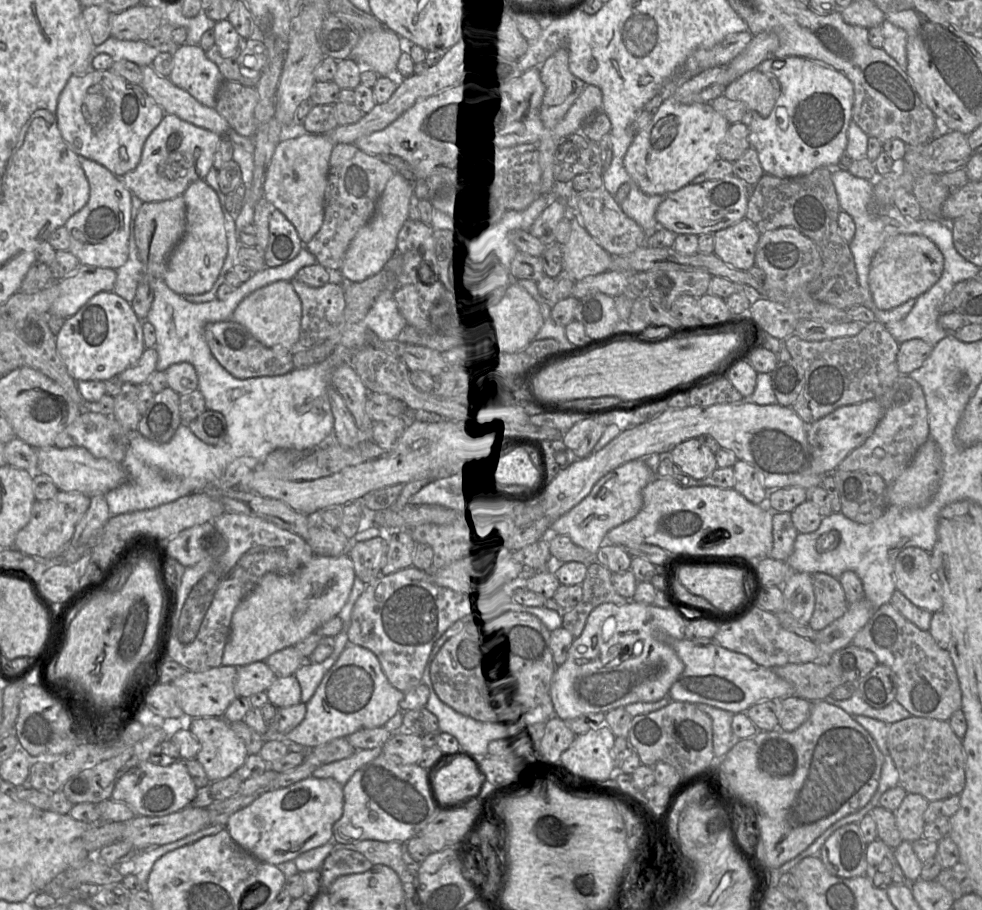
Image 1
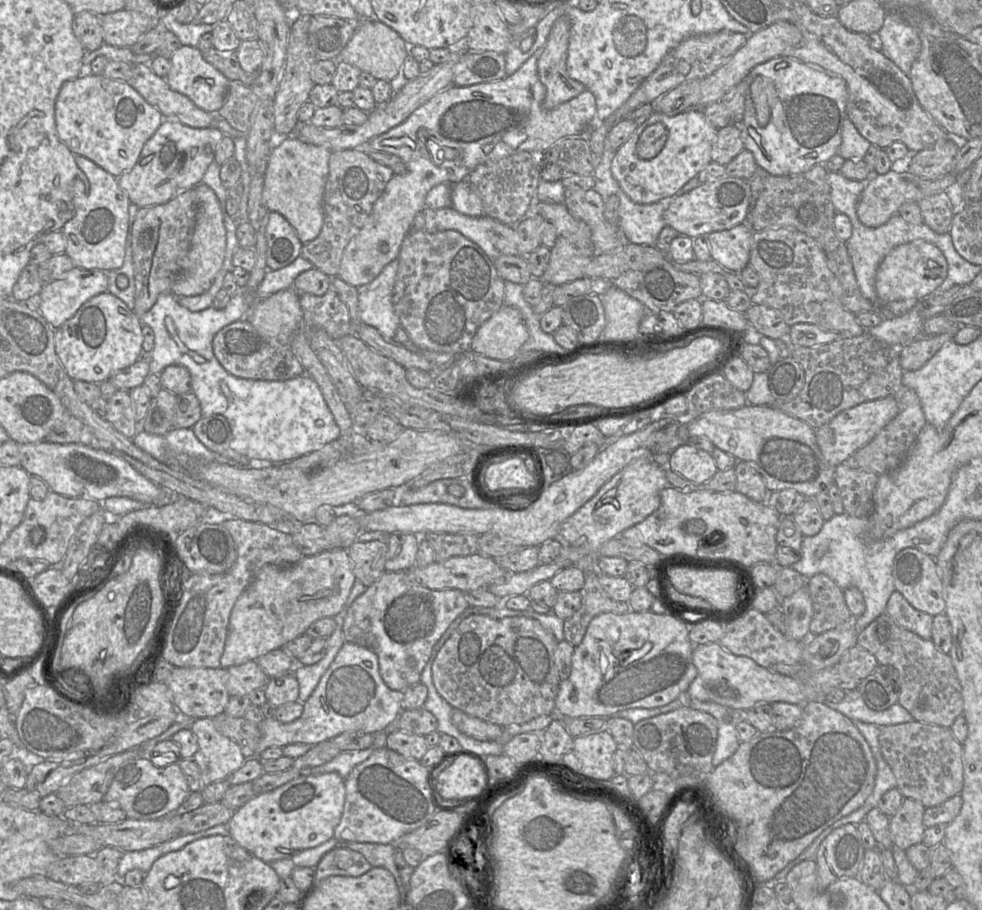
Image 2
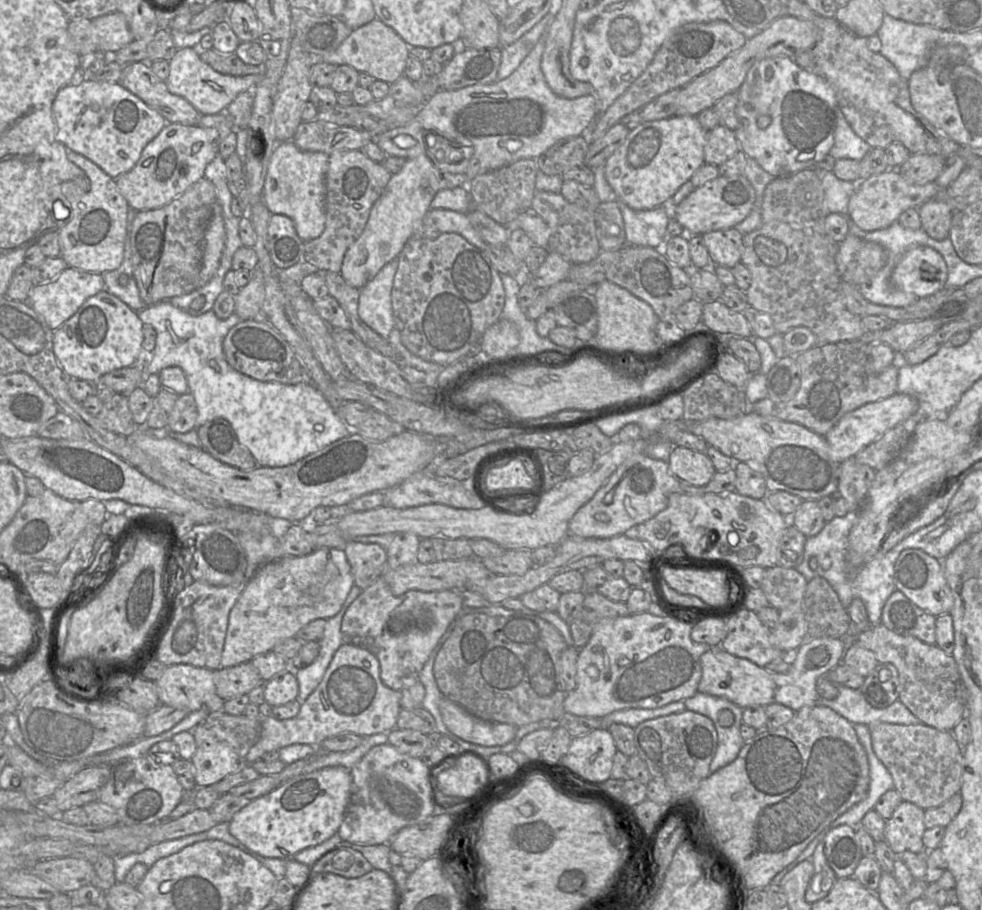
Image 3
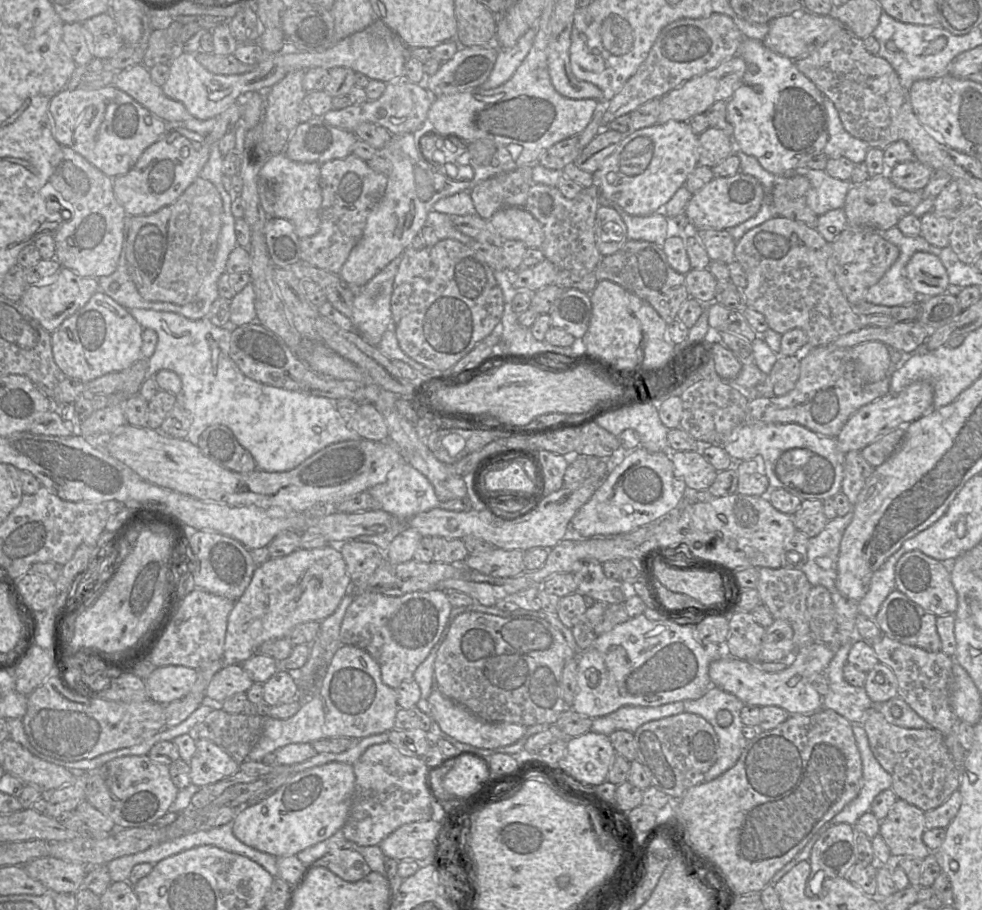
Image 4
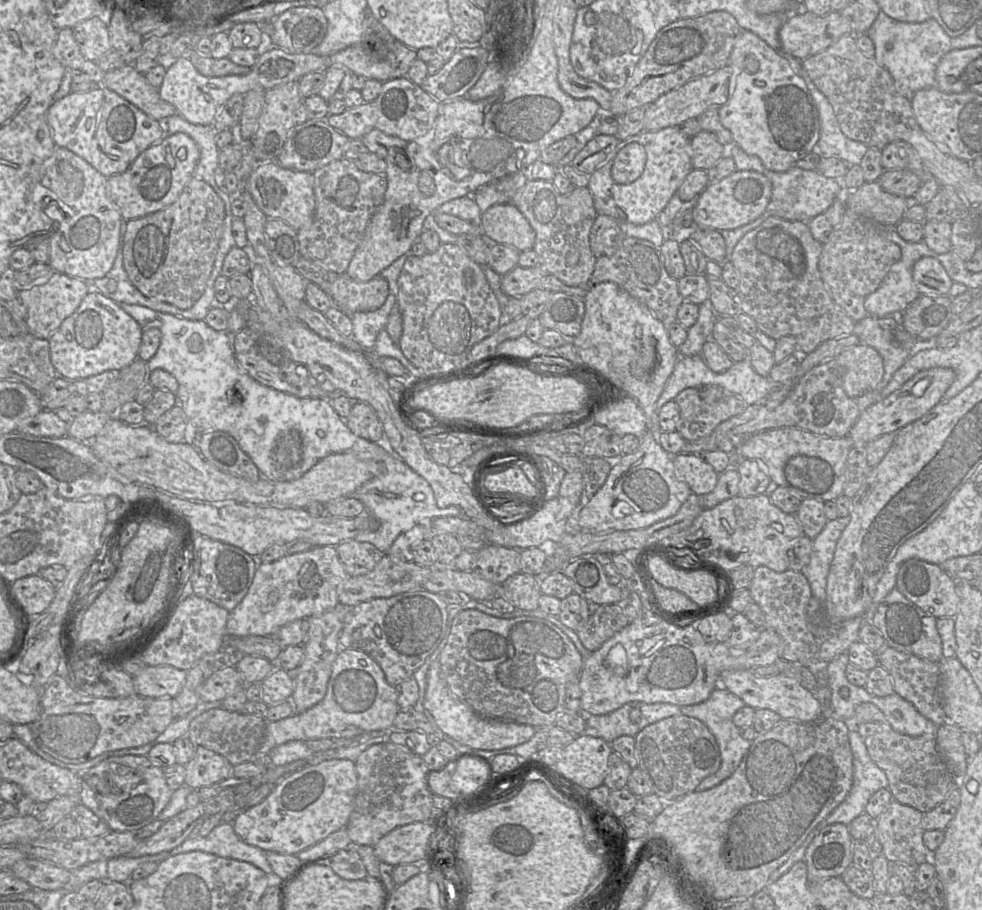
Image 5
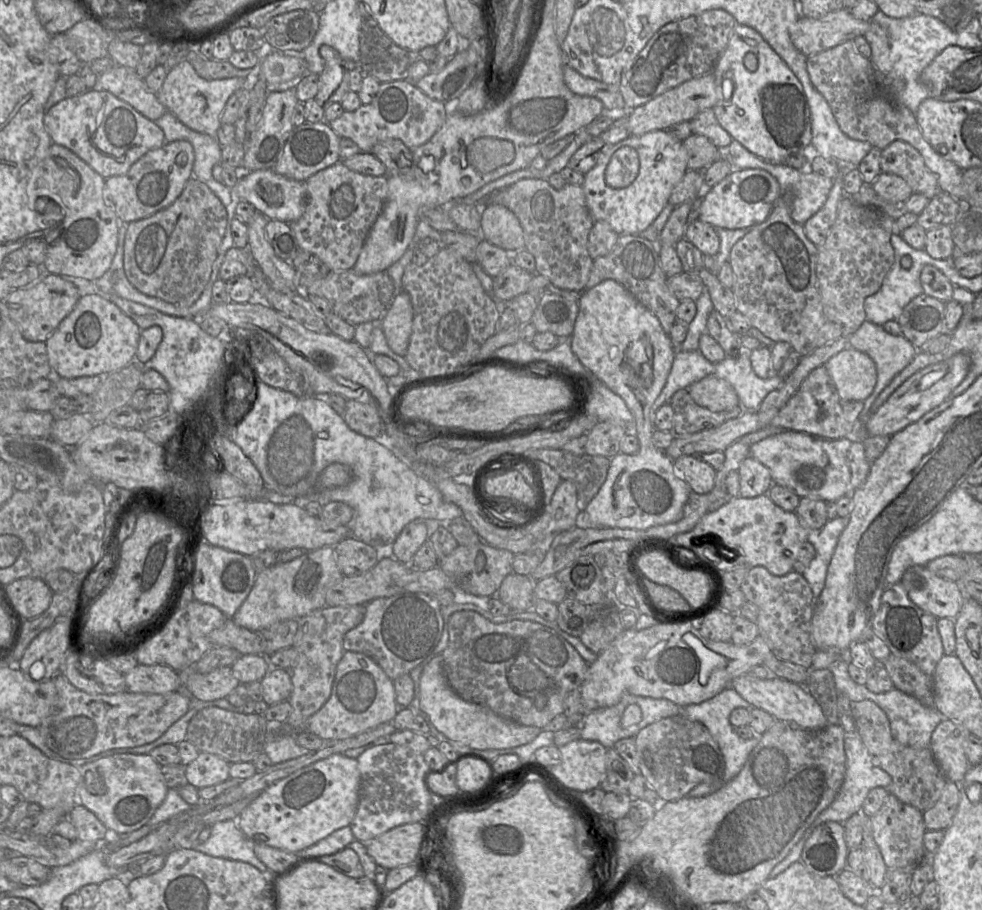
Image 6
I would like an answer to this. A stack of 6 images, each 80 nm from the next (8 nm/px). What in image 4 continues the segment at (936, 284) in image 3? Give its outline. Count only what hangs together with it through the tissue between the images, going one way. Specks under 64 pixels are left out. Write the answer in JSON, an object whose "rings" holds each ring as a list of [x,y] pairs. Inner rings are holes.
{"rings":[[[915,252],[906,265],[906,277],[920,297],[941,295],[949,287],[947,270],[941,260],[928,252]]]}

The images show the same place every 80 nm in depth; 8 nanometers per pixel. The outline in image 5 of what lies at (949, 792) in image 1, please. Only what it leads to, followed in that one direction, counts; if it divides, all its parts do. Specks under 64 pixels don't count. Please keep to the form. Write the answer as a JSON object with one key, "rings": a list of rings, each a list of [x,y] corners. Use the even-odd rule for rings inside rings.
{"rings":[[[868,702],[858,705],[853,720],[847,722],[861,735],[872,761],[885,772],[889,781],[887,788],[896,801],[926,813],[941,804],[947,794],[956,787],[956,779],[941,758],[934,735],[912,737],[901,734],[892,728],[877,706]]]}

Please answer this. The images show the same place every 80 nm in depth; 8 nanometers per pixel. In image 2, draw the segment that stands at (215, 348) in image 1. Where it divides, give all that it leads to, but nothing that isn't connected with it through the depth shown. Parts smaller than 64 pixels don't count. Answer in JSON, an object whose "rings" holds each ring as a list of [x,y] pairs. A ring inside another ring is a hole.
{"rings":[[[245,318],[218,331],[212,341],[215,357],[231,375],[244,379],[283,381],[303,375],[305,370],[289,344],[266,340]]]}

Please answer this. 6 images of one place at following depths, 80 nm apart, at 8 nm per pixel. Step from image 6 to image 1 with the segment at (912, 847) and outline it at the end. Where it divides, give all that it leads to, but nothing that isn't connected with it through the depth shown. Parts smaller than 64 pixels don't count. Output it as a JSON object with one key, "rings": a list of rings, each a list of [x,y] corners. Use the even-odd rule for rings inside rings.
{"rings":[[[907,793],[899,808],[893,812],[903,841],[914,842],[923,837],[923,815],[928,805],[929,801],[922,795]]]}

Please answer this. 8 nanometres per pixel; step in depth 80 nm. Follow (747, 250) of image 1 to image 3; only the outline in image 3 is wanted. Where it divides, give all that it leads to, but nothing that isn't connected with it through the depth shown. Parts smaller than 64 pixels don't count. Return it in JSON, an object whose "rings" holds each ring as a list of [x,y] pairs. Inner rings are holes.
{"rings":[[[736,228],[707,232],[702,238],[712,265],[732,268],[741,262],[743,235]]]}

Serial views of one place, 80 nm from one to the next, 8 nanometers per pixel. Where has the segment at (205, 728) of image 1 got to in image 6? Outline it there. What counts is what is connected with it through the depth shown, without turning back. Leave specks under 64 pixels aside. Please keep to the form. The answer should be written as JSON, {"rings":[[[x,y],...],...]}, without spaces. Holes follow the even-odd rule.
{"rings":[[[200,752],[197,758],[185,767],[186,782],[201,789],[222,783],[230,778],[230,764],[223,758]]]}

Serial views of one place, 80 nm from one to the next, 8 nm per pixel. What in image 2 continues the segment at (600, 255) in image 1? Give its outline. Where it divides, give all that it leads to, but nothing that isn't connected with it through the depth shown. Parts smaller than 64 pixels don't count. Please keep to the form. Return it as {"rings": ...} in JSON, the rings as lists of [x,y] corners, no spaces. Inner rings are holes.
{"rings":[[[558,237],[551,249],[548,267],[542,277],[537,279],[555,286],[581,279],[592,258],[581,255],[566,238]]]}

